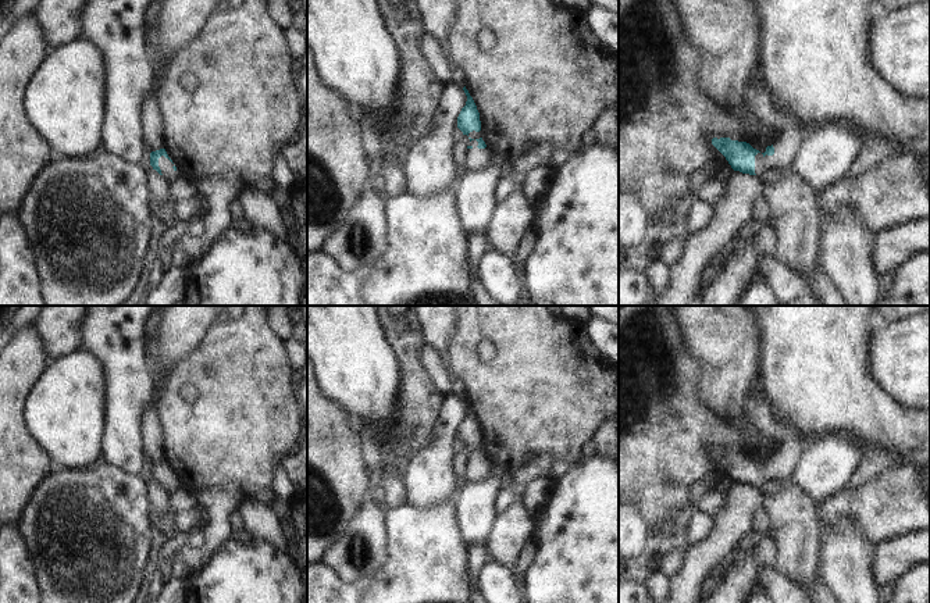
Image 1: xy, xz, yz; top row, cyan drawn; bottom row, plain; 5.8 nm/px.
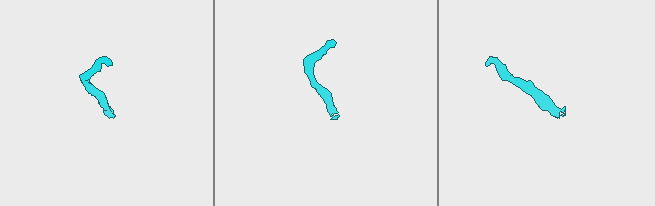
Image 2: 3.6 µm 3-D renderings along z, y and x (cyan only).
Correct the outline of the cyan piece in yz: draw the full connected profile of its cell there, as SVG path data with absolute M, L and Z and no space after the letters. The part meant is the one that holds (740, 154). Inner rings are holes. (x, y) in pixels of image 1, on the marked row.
M713 138L712 144L726 157L734 171L756 175L765 186L778 182L784 175L783 168L767 170L765 165L763 157L774 154L773 144L767 146L765 153L747 142L731 140L730 138Z

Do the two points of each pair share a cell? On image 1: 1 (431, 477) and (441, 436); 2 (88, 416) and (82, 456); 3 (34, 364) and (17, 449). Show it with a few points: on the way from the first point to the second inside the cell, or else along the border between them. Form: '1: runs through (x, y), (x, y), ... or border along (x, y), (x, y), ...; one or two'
1: runs through (431, 467), (439, 446); one
2: runs through (82, 425), (82, 446); one
3: runs through (14, 385), (14, 428); one

